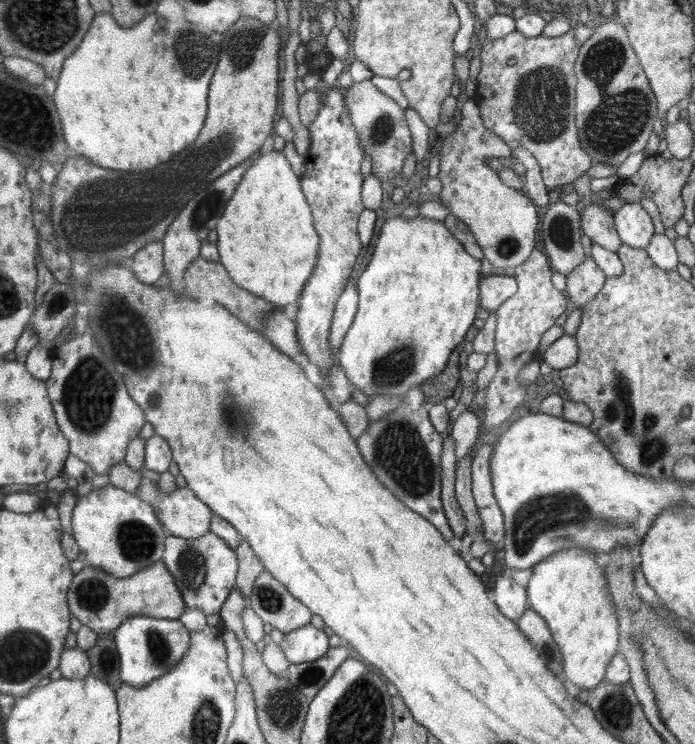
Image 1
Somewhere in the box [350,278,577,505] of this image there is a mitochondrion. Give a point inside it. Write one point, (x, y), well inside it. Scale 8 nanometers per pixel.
(400, 452)

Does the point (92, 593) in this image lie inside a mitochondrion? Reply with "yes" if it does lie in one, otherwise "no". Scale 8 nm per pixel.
yes

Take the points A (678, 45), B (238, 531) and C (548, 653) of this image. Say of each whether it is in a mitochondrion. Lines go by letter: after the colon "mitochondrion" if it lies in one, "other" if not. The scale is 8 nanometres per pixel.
A: other
B: other
C: other

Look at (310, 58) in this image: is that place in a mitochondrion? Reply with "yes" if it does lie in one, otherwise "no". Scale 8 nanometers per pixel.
no

